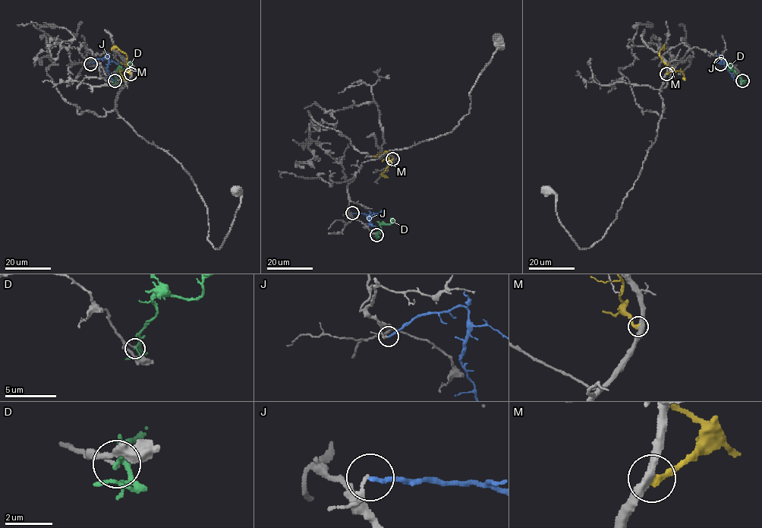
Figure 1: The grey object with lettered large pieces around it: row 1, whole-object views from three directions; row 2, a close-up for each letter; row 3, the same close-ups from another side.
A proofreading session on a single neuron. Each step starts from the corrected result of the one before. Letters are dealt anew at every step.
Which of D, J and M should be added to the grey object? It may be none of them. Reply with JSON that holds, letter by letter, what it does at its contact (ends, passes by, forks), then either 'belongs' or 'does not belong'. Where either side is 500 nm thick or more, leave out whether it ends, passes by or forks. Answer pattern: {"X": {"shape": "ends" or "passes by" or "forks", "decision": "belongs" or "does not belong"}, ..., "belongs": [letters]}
{"D": {"shape": "forks", "decision": "does not belong"}, "J": {"shape": "ends", "decision": "does not belong"}, "M": {"shape": "ends", "decision": "does not belong"}, "belongs": []}

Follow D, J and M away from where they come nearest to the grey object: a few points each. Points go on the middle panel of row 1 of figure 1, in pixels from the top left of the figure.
D: (376, 235), (380, 226), (390, 224), (393, 219)
J: (352, 213), (369, 215), (368, 219), (375, 226)
M: (392, 159), (389, 164), (388, 152), (373, 156)

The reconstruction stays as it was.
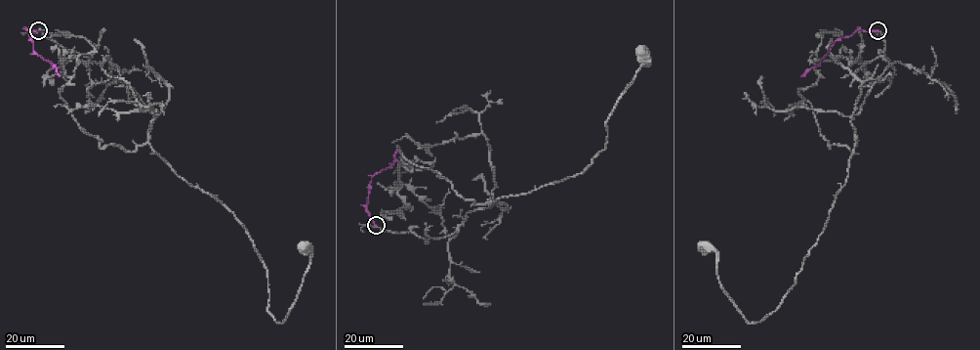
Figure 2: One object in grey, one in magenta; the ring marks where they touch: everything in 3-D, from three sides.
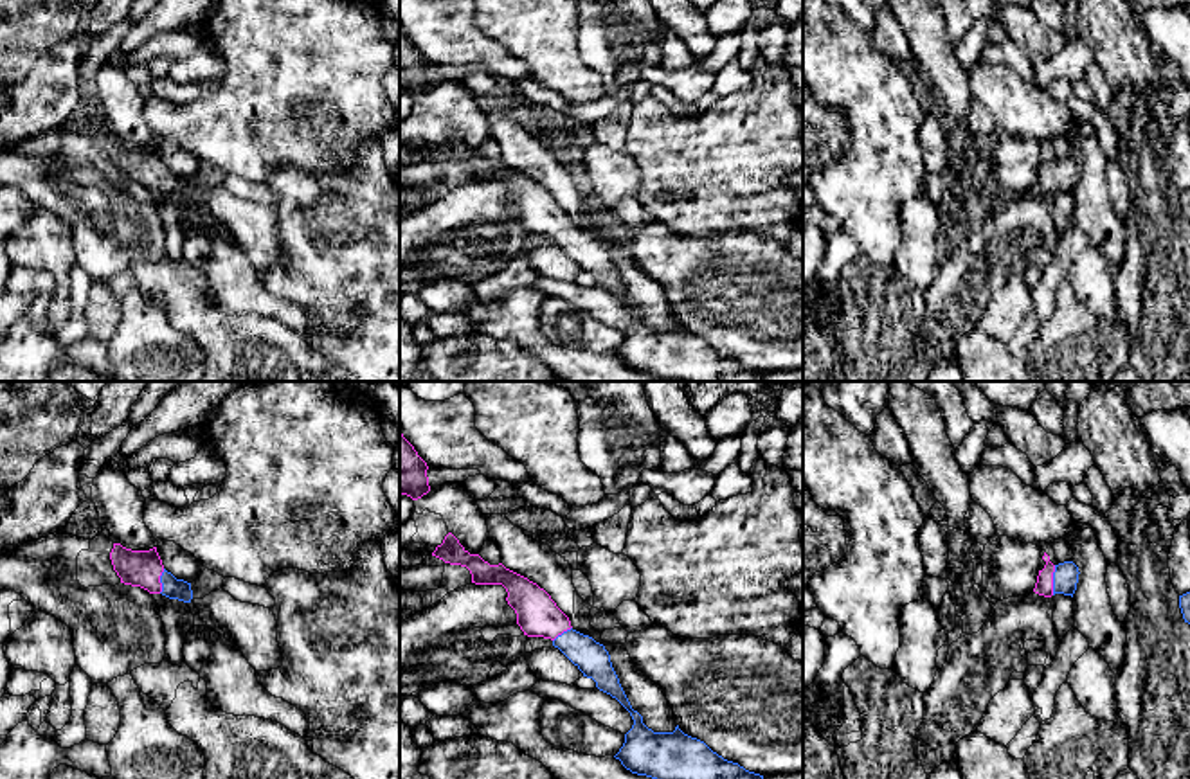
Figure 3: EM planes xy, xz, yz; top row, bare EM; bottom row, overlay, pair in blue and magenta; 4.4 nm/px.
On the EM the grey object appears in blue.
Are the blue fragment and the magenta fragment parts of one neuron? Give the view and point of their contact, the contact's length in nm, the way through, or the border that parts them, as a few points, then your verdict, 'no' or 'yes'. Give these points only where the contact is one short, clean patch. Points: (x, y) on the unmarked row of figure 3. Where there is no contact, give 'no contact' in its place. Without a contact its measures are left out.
meets blue in yz at (1054, 177); contact 140 nm long; runs through yz (1066, 171), (1054, 177), (1045, 177); yes

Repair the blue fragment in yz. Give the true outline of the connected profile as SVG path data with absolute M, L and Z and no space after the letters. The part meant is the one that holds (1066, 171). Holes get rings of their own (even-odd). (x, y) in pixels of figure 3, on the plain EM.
M1046 149L1042 157L1046 158L1046 162L1042 167L1039 167L1033 189L1044 194L1051 194L1055 191L1073 194L1080 171L1078 164L1073 158L1053 162Z

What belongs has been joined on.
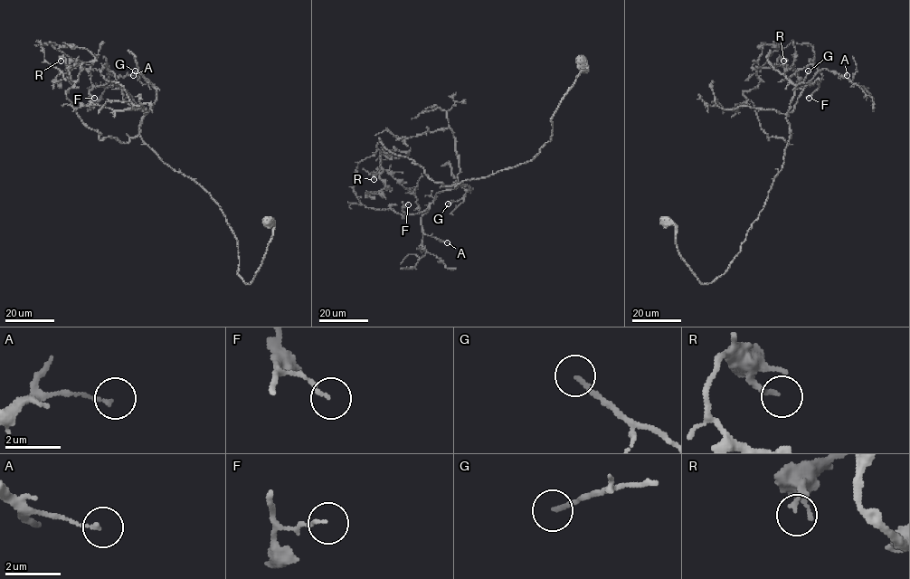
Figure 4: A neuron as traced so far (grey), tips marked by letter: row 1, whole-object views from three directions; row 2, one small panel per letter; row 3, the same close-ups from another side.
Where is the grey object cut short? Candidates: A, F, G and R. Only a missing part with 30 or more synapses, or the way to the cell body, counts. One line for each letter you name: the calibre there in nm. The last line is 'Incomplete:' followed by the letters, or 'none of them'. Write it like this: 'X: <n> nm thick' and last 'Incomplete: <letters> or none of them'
G: 160 nm thick
Incomplete: G

